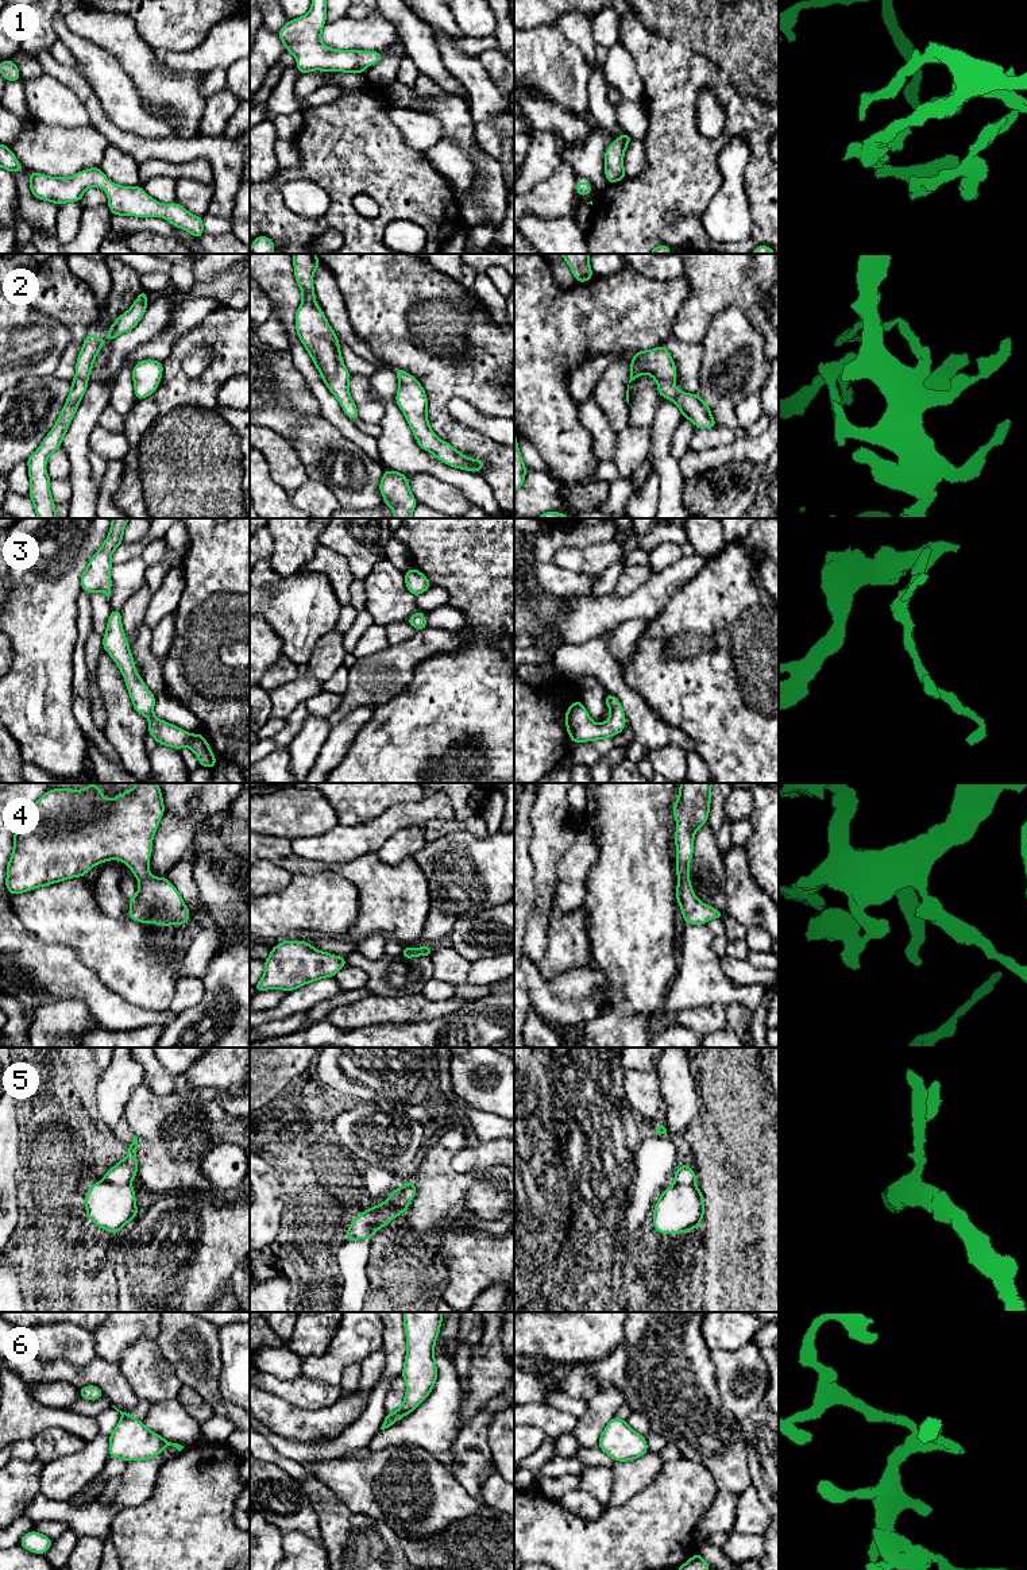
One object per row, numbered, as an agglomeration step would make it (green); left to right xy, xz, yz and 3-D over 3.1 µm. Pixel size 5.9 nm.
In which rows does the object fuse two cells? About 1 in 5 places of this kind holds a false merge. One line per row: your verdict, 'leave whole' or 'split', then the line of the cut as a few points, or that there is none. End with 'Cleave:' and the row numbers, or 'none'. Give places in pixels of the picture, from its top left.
1: leave whole; no cut
2: leave whole; no cut
3: leave whole; no cut
4: leave whole; no cut
5: split; cut in xy along (103, 1180), (111, 1184), (128, 1185)
6: split; cut in xy along (122, 1416), (134, 1419)
Cleave: 5, 6

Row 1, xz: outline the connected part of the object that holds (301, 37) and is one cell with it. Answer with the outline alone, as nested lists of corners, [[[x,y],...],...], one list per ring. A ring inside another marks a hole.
[[[312,0],[306,15],[286,24],[278,32],[285,49],[297,59],[300,74],[312,70],[366,73],[368,65],[378,63],[382,51],[336,50],[321,42],[321,31],[327,22],[327,0]]]

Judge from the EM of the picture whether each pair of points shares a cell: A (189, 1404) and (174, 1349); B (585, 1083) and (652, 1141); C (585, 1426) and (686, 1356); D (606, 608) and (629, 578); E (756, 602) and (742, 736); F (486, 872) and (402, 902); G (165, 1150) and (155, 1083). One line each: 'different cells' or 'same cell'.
A: different cells
B: different cells
C: different cells
D: different cells
E: same cell
F: different cells
G: different cells

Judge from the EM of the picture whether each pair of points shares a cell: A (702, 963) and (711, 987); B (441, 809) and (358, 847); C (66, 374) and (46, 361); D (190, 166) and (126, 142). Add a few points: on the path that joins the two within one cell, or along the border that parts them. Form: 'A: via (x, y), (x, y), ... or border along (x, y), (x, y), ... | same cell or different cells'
A: via (702, 968), (702, 978), (706, 982) | same cell
B: via (421, 811), (400, 816), (378, 830) | same cell
C: border along (70, 340), (53, 374) | different cells
D: border along (151, 158), (173, 162), (204, 158), (213, 170) | different cells

